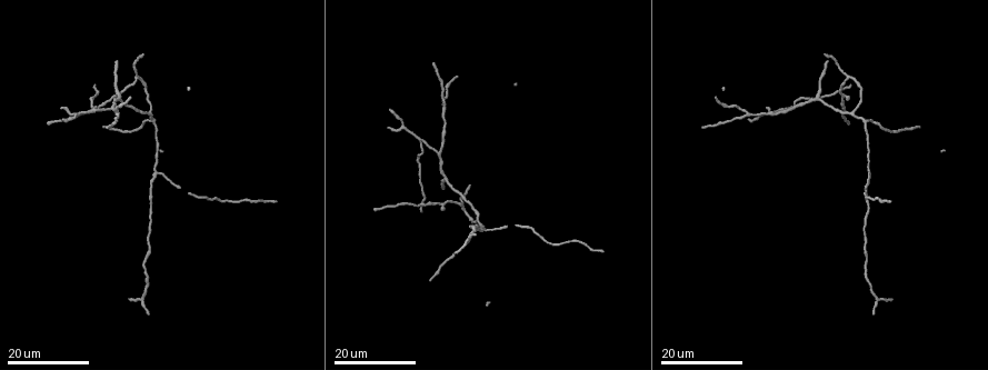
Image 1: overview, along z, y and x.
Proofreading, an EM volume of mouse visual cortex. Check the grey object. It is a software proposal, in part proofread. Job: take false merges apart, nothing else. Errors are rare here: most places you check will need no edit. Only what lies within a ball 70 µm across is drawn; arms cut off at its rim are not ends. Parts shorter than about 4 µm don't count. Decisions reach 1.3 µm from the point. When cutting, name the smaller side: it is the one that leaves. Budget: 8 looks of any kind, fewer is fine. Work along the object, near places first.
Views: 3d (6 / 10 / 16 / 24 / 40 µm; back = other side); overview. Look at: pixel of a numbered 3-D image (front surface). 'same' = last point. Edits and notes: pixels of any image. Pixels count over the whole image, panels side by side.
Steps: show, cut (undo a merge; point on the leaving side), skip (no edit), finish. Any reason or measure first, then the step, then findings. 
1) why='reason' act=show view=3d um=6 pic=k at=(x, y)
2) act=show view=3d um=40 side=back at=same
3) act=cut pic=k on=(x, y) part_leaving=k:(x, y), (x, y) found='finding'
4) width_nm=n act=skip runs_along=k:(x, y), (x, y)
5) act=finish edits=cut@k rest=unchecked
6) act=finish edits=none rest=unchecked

act=show view=3d um=24 pic=1 at=(92, 111)

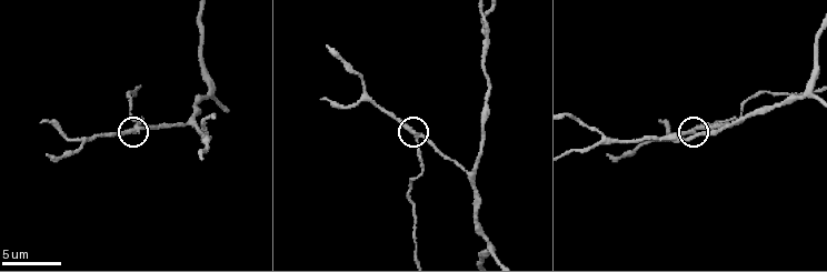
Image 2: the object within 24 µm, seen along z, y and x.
why='zoom in' act=show view=3d um=10 pic=2 at=(694, 131)

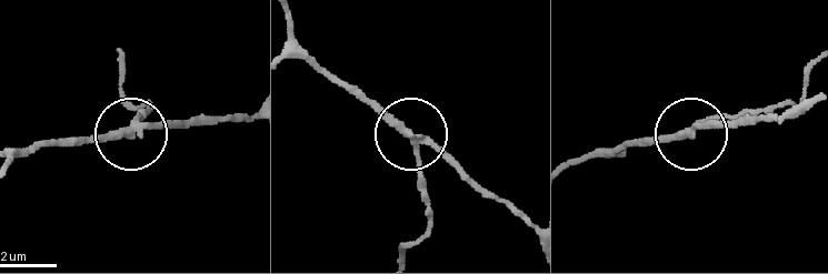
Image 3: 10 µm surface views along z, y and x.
act=show view=3d um=6 pic=3 at=(135, 129)

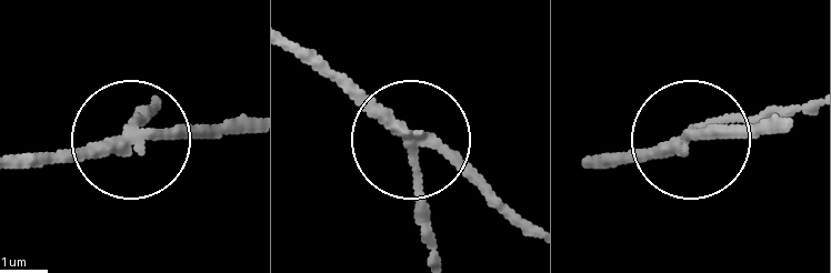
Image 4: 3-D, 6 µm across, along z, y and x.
arms=3 act=cut pic=4 on=(416, 211) found='two cells meet here'

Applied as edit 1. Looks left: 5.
why='branch point' act=show view=3d um=10 pic=2 at=(472, 172)

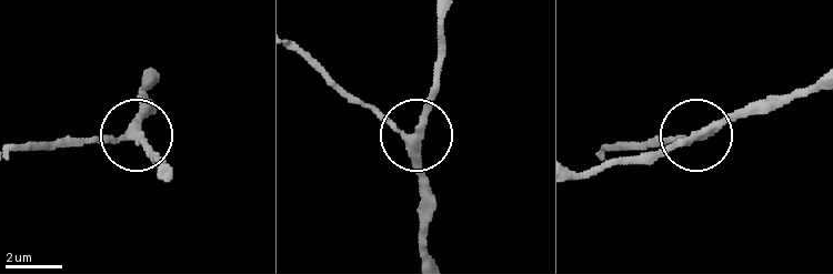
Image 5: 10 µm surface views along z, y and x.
act=show view=3d um=10 side=back pic=5 at=(699, 133)

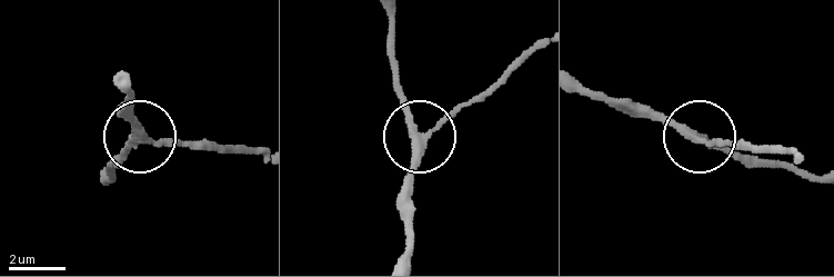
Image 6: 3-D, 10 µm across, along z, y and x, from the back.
side_arm_um=18 act=skip runs_along=6:(113, 80), (138, 137), (192, 140) found='all the same cell'

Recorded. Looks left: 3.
why='three arms meet' act=show view=3d um=16 pic=1 at=(460, 209)

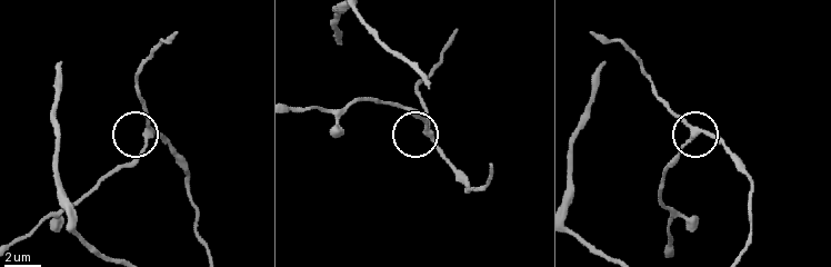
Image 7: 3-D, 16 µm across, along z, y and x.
why='zoom in' act=show view=3d um=6 pic=7 at=(694, 134)

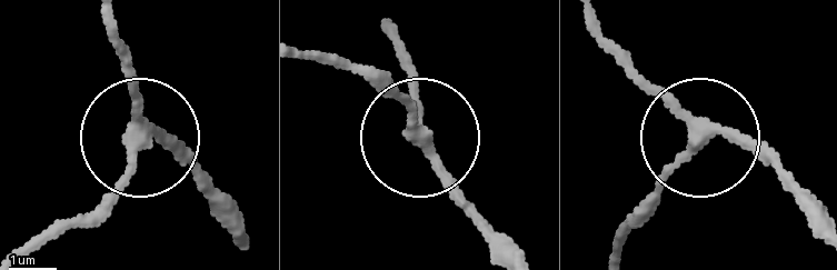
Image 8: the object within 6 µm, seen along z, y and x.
width_nm=240 act=skip runs_along=8:(235, 217), (147, 129), (130, 53) found='all the same cell'

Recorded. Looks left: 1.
why='branch point' act=show view=3d um=10 pic=2 at=(211, 87)

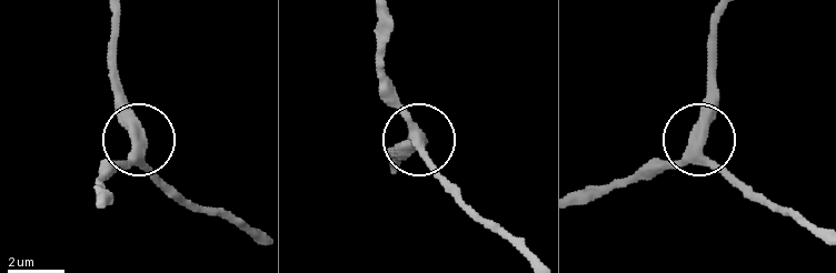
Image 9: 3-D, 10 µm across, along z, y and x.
act=skip runs_along=9:(820, 234), (702, 149), (713, 58) found='continuous, no second cell'

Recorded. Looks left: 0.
act=finish edits=cut@4 rest=unchecked

